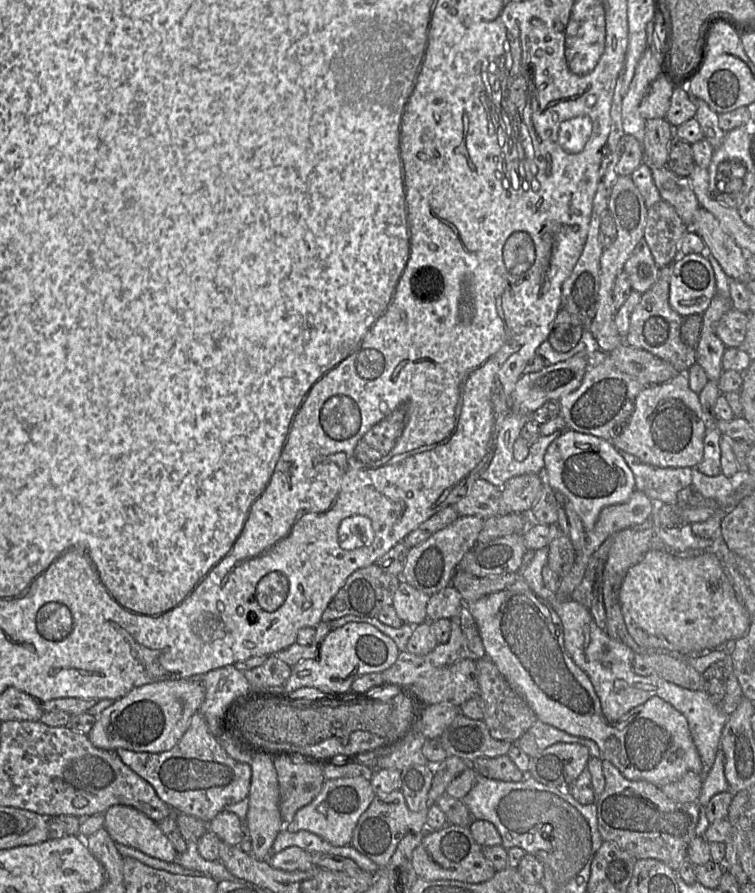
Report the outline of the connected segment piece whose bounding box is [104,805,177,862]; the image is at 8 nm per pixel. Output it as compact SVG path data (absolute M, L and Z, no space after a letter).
M114 805L104 812L104 828L114 842L135 848L165 862L175 862L177 852L158 824L134 807Z

